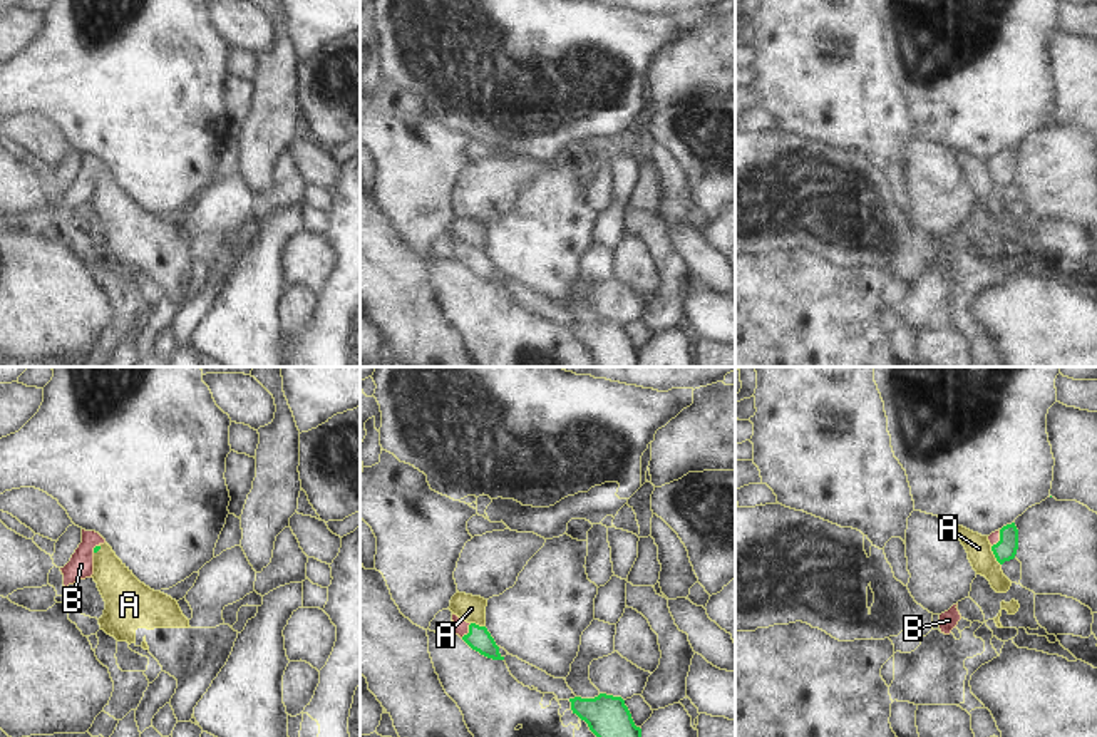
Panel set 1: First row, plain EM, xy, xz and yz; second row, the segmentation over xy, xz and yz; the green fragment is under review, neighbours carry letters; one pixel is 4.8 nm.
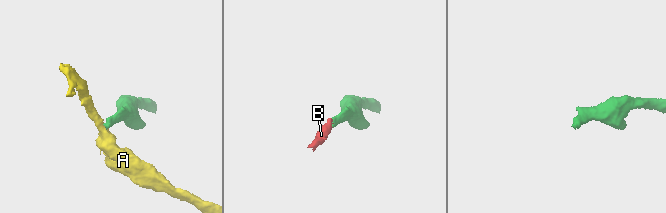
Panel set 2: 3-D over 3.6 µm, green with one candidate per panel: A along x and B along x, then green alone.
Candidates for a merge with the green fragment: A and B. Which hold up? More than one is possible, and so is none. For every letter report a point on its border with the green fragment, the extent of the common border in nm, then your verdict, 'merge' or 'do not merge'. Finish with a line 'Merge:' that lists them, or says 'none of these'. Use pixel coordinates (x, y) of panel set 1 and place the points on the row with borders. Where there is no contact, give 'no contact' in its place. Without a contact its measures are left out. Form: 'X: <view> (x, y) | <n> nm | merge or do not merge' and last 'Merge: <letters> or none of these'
A: yz (995, 556) | 110 nm | do not merge
B: xz (469, 632) | 90 nm | merge
Merge: B

